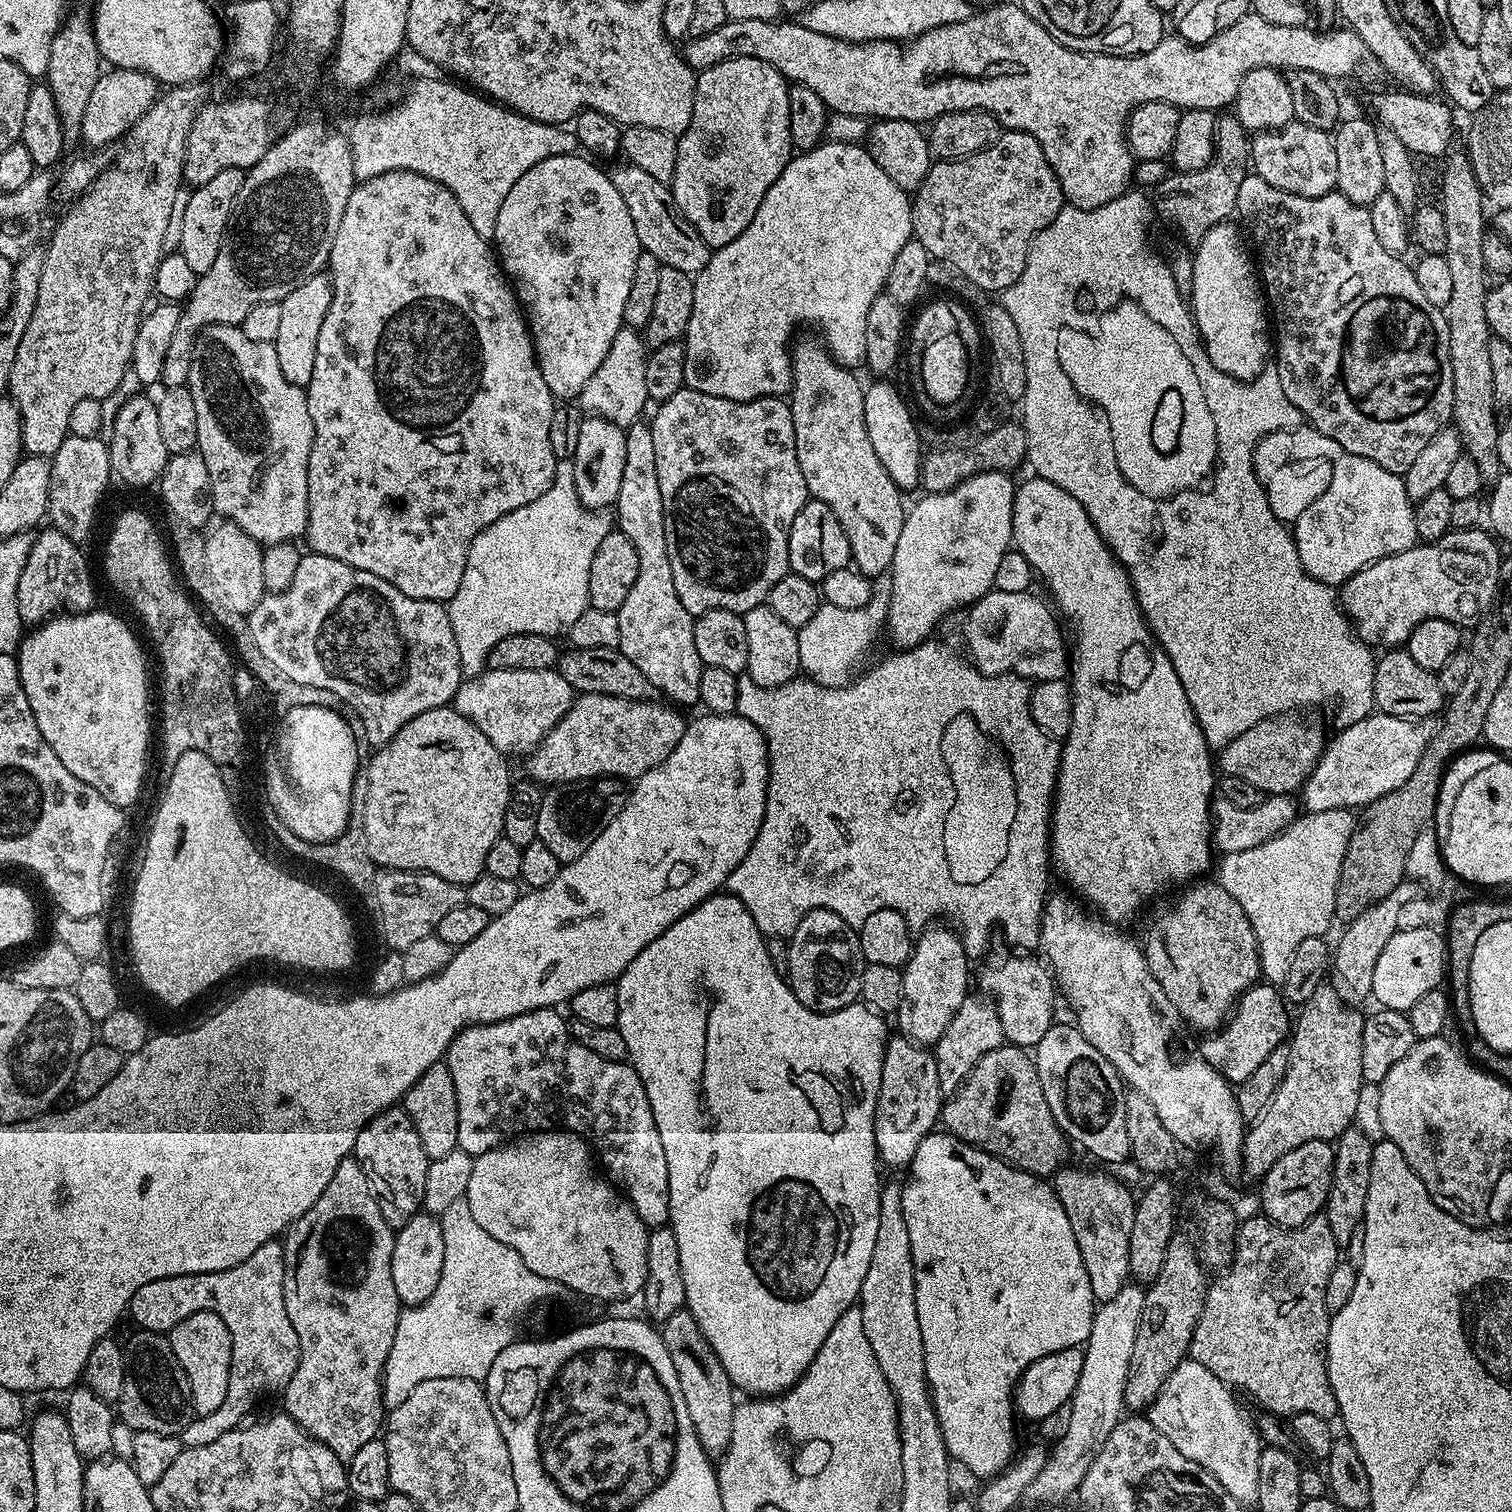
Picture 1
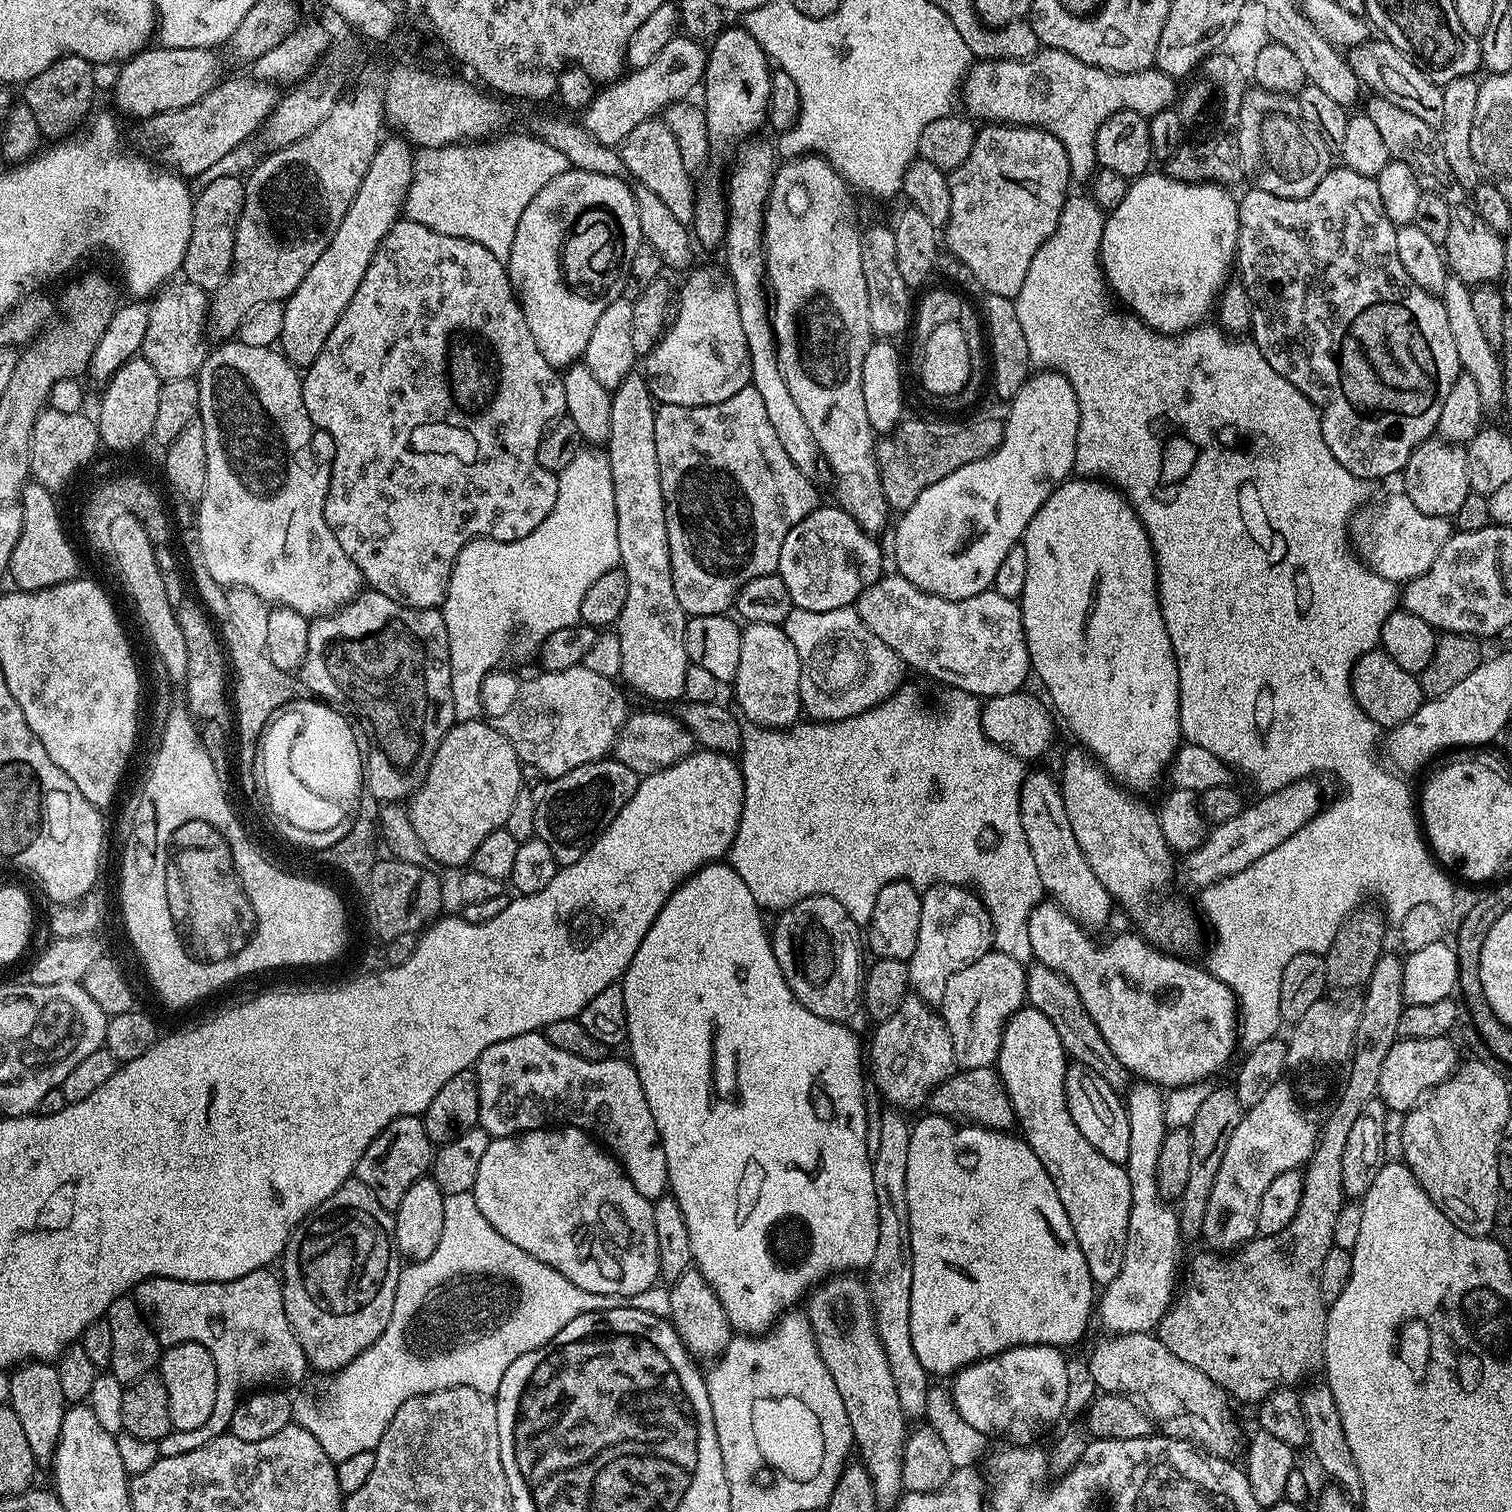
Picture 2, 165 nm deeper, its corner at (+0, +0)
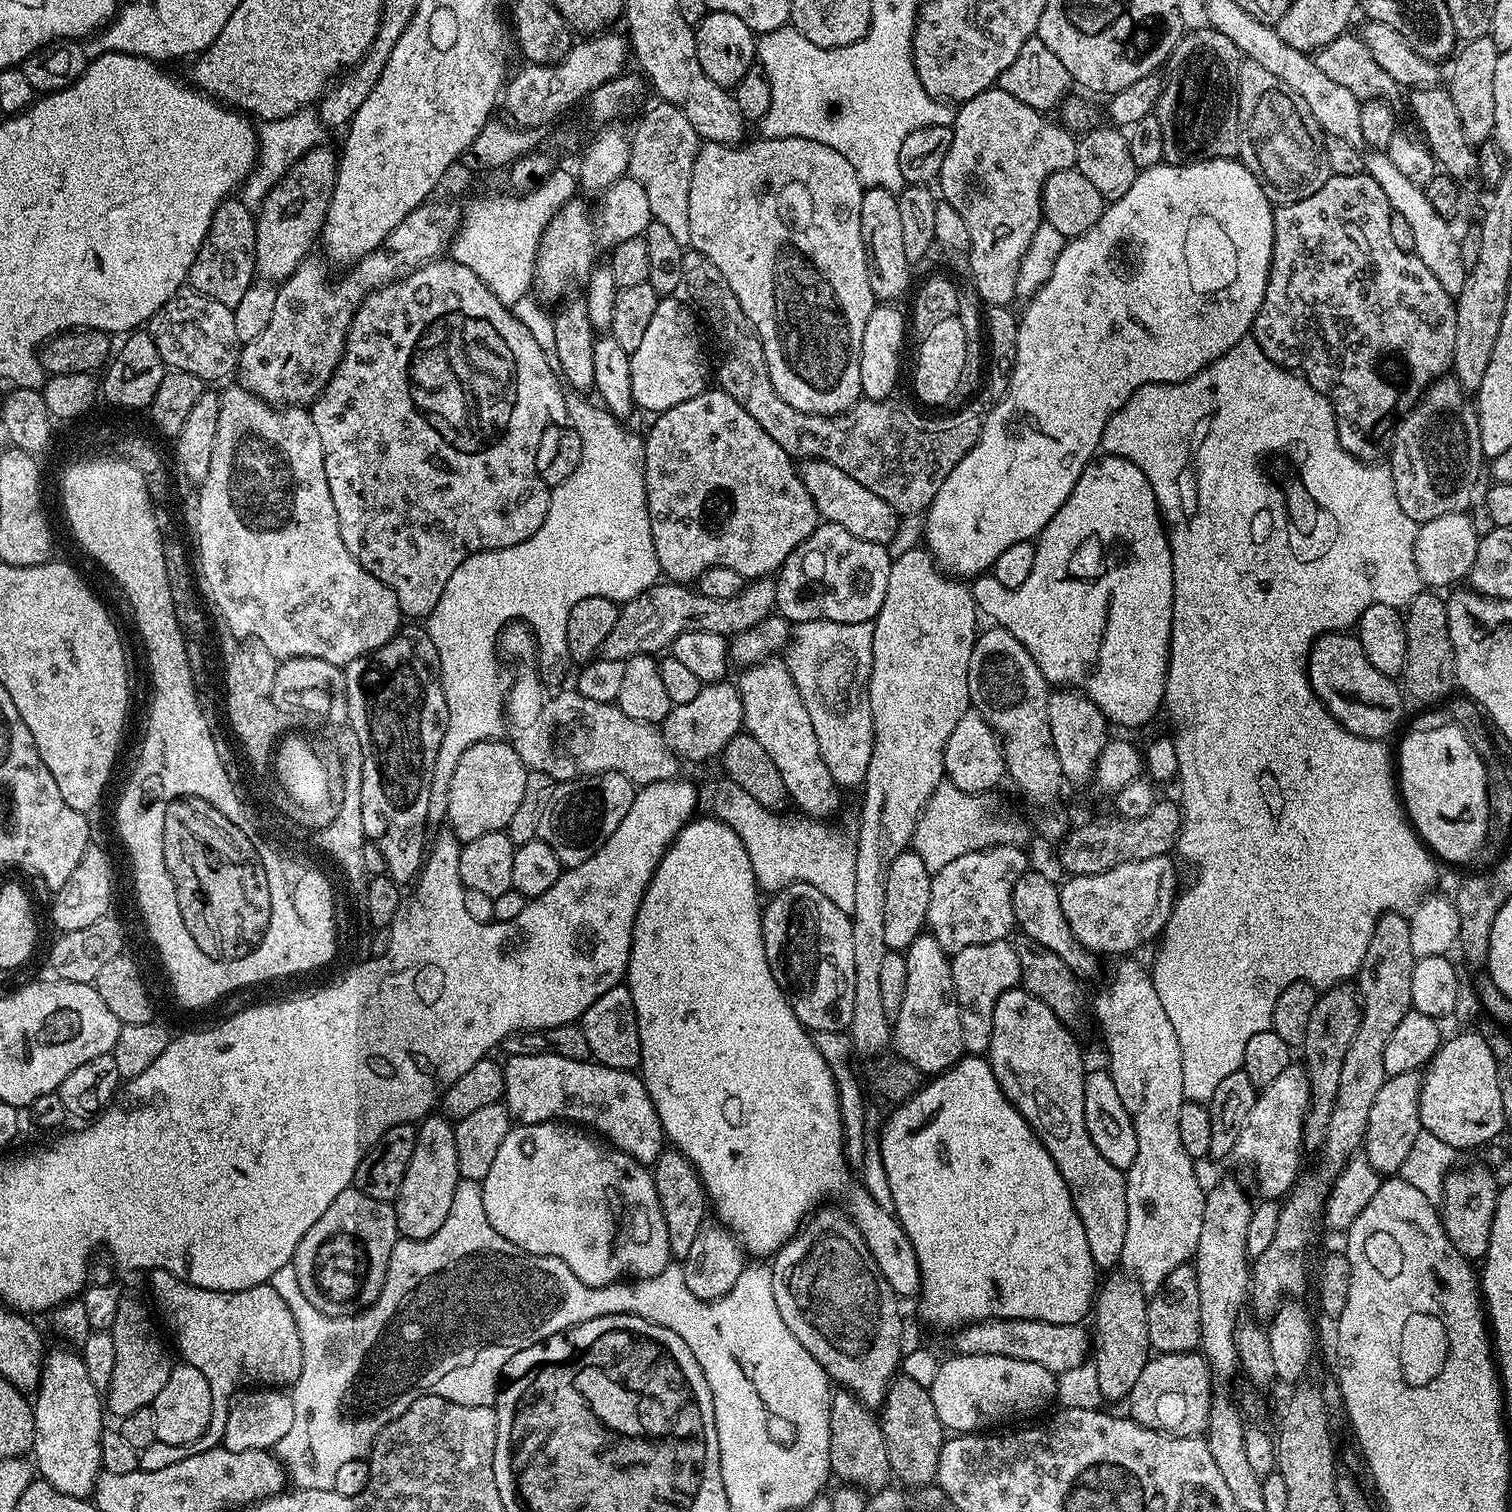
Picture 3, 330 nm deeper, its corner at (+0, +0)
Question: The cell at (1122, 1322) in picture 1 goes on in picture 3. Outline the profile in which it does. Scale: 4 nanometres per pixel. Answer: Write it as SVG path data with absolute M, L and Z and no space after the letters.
M1136 958L1117 959L1120 961L1117 962L1116 969L1113 970L1112 977L1108 980L1108 985L1096 996L1096 1020L1100 1023L1101 1030L1104 1031L1104 1044L1108 1047L1106 1070L1112 1075L1114 1086L1122 1098L1122 1106L1126 1106L1126 1110L1130 1114L1134 1134L1138 1138L1138 1154L1134 1158L1134 1162L1126 1169L1128 1181L1126 1186L1126 1214L1128 1221L1126 1222L1126 1243L1122 1245L1120 1264L1123 1271L1140 1285L1145 1294L1155 1294L1163 1289L1166 1278L1172 1270L1178 1270L1178 1266L1189 1263L1195 1257L1198 1238L1202 1234L1202 1214L1204 1213L1206 1188L1205 1185L1200 1185L1200 1180L1196 1177L1197 1165L1192 1157L1186 1154L1186 1150L1182 1146L1182 1137L1178 1134L1178 1110L1182 1110L1182 1106L1186 1103L1182 1090L1182 1050L1178 1046L1178 1034L1174 1034L1174 1025L1170 1022L1166 1009L1162 1007L1162 1002L1158 998L1158 990L1154 990L1154 982L1149 969L1145 965L1143 968L1138 961L1132 959Z

